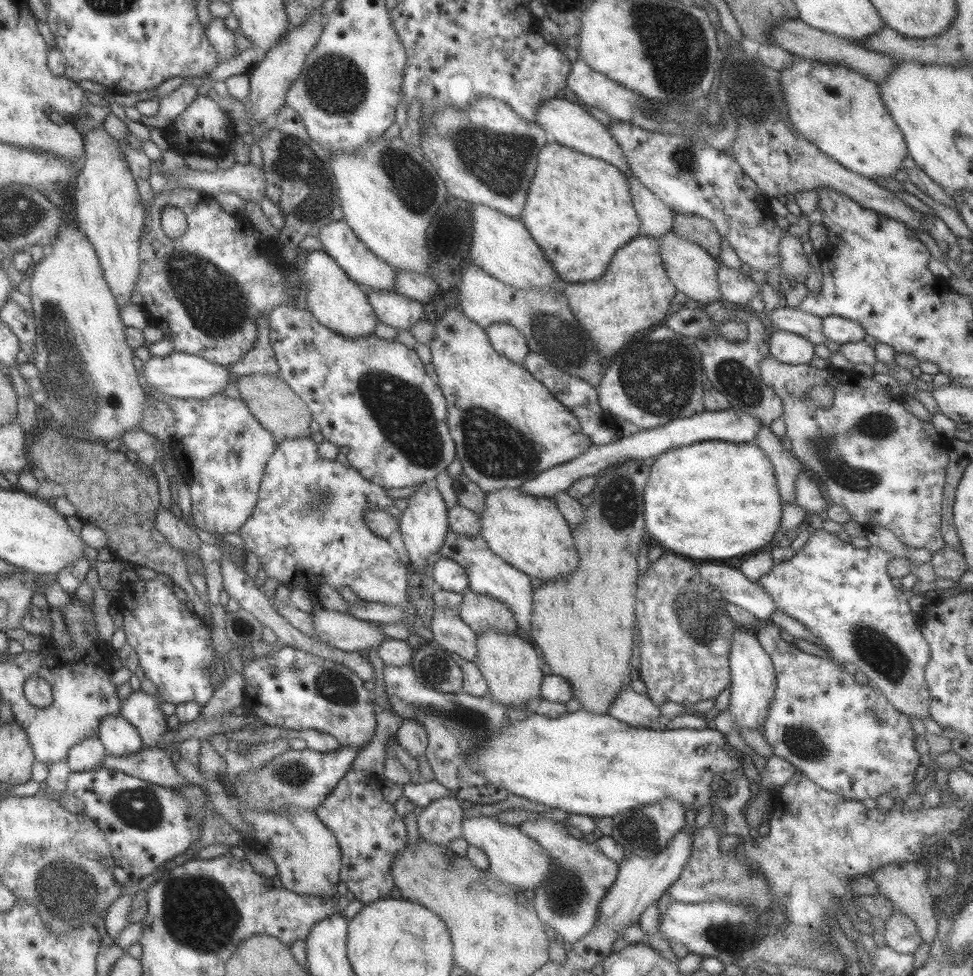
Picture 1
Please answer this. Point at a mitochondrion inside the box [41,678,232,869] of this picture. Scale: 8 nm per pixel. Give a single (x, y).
(140, 808)

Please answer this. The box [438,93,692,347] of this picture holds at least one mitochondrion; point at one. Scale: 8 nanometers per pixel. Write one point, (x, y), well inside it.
(497, 160)

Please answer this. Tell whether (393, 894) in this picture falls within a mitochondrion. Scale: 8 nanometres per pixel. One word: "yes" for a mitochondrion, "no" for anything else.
no

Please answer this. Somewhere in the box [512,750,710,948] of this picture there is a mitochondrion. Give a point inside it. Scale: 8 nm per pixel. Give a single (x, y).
(564, 895)

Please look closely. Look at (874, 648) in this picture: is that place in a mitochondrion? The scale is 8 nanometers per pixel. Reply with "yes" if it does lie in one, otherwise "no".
yes

